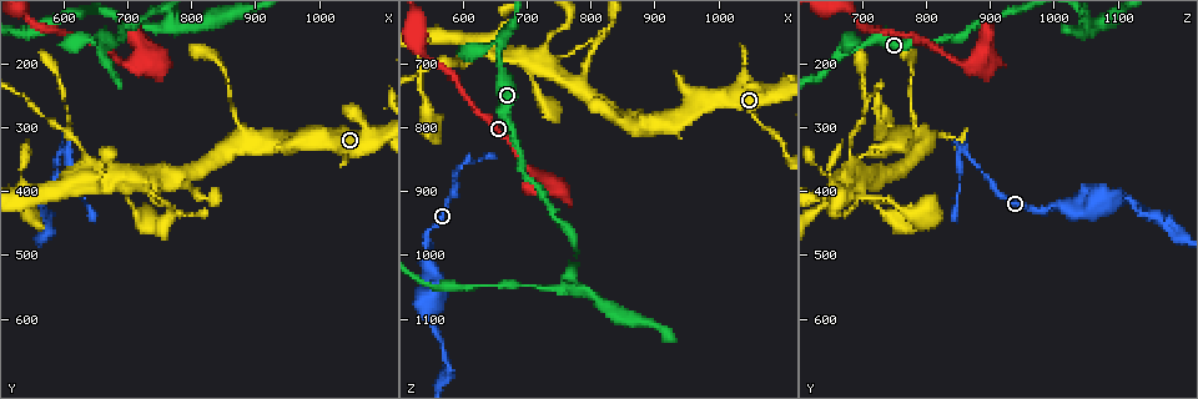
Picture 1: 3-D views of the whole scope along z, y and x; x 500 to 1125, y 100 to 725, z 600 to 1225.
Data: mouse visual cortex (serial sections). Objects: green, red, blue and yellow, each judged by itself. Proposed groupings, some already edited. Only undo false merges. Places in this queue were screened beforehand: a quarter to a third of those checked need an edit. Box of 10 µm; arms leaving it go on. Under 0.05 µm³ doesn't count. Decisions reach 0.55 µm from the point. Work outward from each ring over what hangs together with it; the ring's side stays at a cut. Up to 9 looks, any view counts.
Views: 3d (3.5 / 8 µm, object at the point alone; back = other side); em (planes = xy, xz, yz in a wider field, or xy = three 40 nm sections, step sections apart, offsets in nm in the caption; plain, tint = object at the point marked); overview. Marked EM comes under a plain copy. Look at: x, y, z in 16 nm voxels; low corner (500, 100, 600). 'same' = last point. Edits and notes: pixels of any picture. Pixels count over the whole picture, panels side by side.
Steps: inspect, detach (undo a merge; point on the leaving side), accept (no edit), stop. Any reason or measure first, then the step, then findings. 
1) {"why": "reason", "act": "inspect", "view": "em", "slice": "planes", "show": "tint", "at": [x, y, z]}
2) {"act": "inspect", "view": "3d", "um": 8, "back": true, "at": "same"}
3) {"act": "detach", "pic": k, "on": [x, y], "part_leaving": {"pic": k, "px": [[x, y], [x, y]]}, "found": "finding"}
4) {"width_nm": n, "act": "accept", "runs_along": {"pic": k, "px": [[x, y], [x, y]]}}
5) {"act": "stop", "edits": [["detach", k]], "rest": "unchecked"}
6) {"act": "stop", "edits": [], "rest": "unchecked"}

{"why": "abrupt turn", "act": "inspect", "view": "3d", "um": 3.5, "at": [725, 190, 885]}

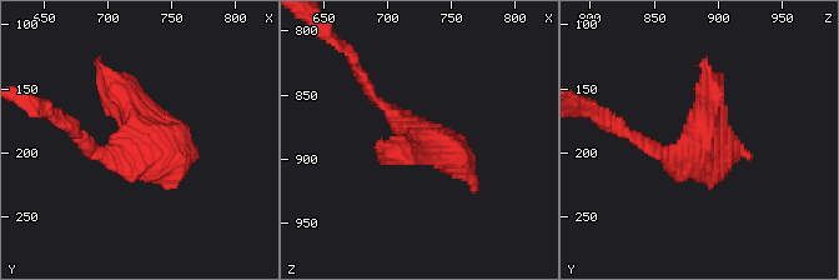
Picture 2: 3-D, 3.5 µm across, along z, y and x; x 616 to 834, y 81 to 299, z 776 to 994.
{"act": "accept", "found": "continuous, no second cell"}

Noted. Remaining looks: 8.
{"why": "sharp bend", "act": "inspect", "view": "3d", "um": 3.5, "back": true, "at": [595, 340, 860]}

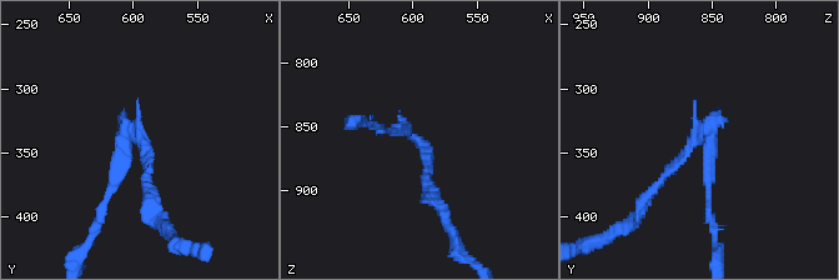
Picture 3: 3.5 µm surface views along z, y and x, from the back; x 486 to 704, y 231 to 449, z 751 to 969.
{"why": "now the EM", "act": "inspect", "view": "em", "slice": "xy", "step": 3, "show": "tint", "at": [598, 338, 860]}

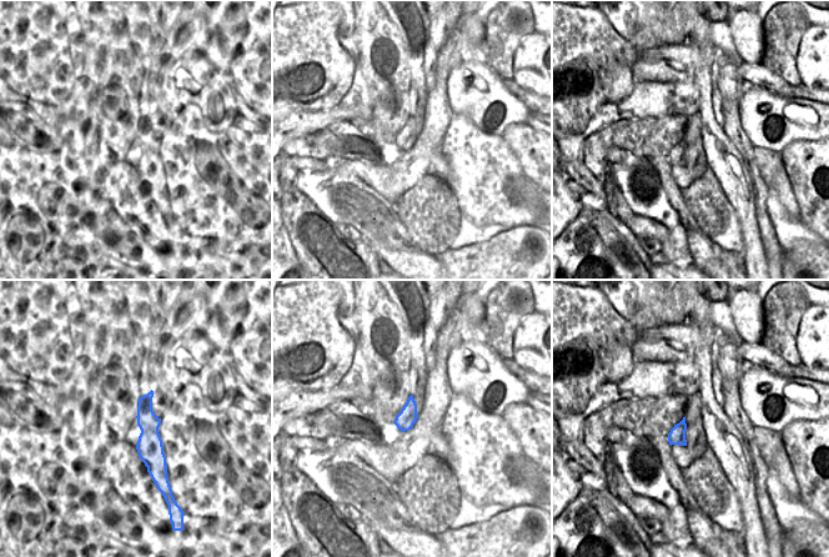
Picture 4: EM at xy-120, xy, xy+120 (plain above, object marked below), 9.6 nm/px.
{"width_nm": 190, "act": "detach", "pic": 3, "on": [707, 179], "part_leaving": {"pic": 3, "px": [[707, 138], [707, 218], [717, 249]]}, "found": "two cells meet here"}

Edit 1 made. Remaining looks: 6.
{"why": "small branch off a trunk", "act": "inspect", "view": "3d", "um": 3.5, "at": [875, 305, 790]}

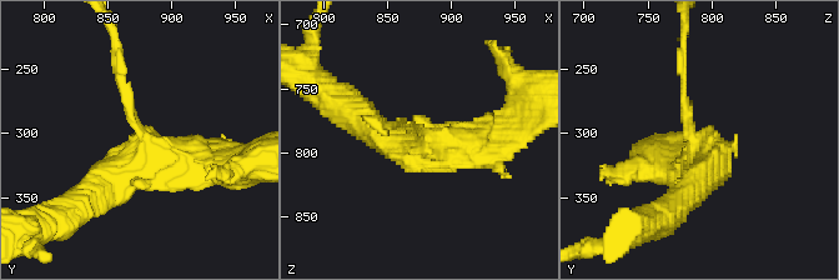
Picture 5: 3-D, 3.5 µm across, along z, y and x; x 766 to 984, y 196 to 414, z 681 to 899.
{"why": "now the EM", "act": "inspect", "view": "em", "slice": "xy", "step": 2, "show": "tint", "at": [882, 304, 788]}

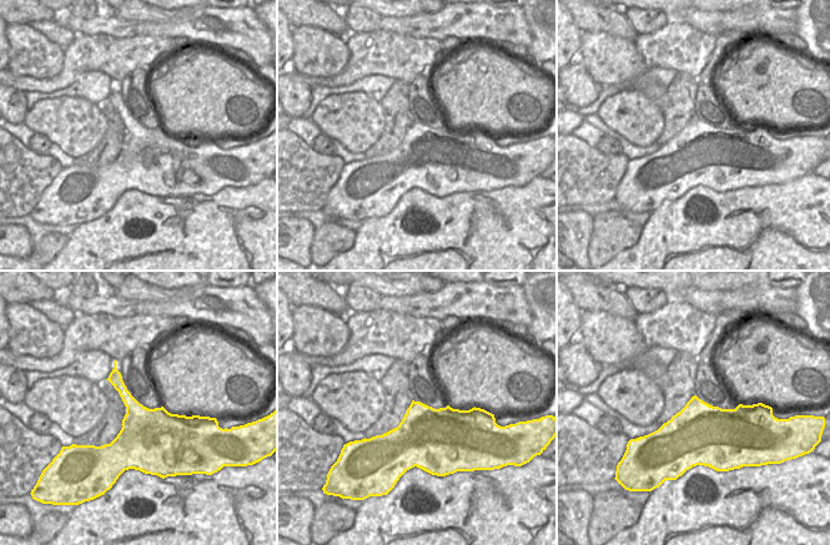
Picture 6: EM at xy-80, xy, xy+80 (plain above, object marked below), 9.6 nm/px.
{"arm_widths_nm": [150, 400, 400], "act": "accept", "runs_along": {"pic": 5, "px": [[234, 168], [145, 159], [88, 198]]}, "found": "one cell here"}

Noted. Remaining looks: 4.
{"why": "narrows sharply", "act": "inspect", "view": "3d", "um": 3.5, "at": [615, 310, 690]}

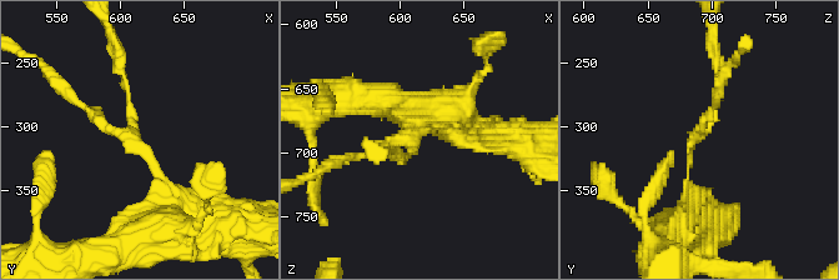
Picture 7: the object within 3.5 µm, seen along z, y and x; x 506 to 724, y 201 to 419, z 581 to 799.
{"act": "inspect", "view": "em", "slice": "xy", "step": 1, "show": "tint", "at": [610, 306, 688]}

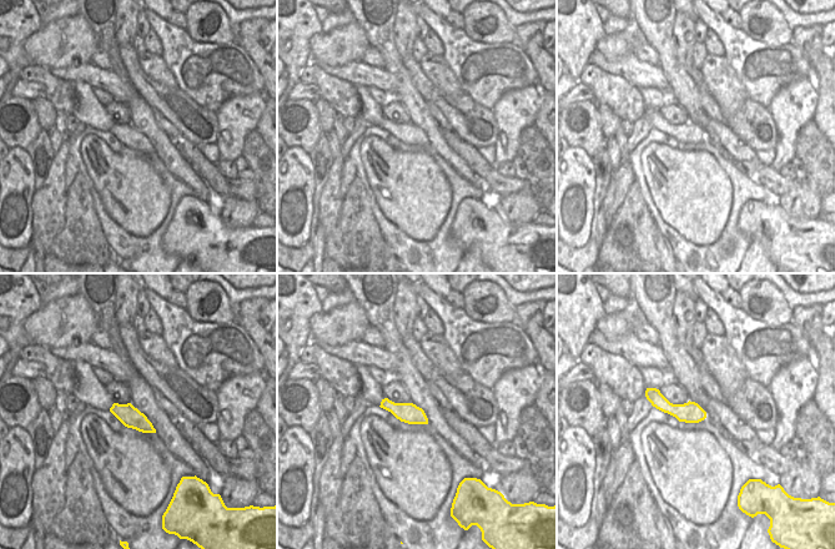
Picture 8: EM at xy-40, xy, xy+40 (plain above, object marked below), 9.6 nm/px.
{"width_nm": 200, "act": "accept", "runs_along": {"pic": 8, "px": [[648, 393], [672, 409], [703, 414]]}, "found": "one cell here"}

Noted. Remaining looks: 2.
{"act": "stop", "edits": [["detach", 3]], "rest": "unchecked"}

